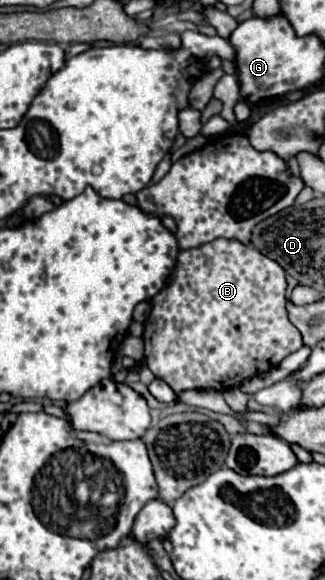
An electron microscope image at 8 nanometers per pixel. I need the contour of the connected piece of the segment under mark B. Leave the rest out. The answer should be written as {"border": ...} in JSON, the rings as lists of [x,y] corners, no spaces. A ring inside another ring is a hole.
{"border":[[[226,238],[180,252],[176,260],[164,288],[152,298],[152,310],[144,322],[142,334],[146,346],[144,364],[174,392],[190,388],[224,390],[226,386],[238,386],[246,378],[272,370],[282,358],[302,348],[300,332],[288,324],[288,312],[284,312],[286,278],[280,264],[254,246],[244,246],[238,240]]]}

